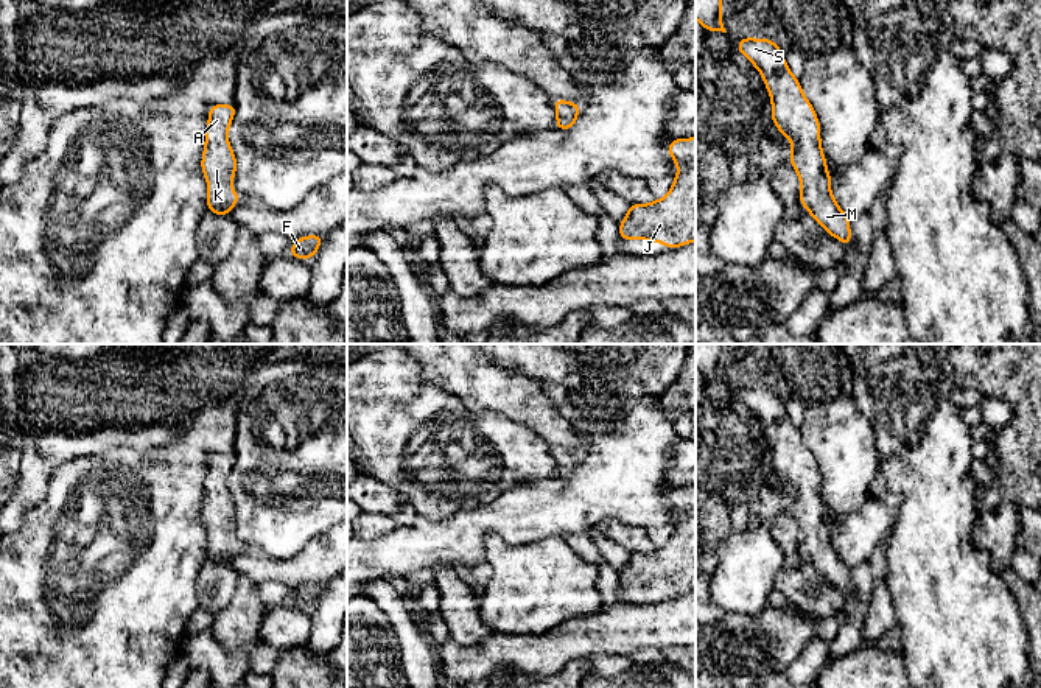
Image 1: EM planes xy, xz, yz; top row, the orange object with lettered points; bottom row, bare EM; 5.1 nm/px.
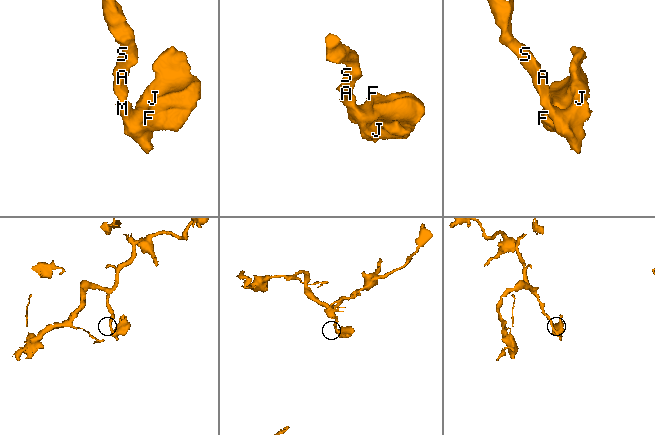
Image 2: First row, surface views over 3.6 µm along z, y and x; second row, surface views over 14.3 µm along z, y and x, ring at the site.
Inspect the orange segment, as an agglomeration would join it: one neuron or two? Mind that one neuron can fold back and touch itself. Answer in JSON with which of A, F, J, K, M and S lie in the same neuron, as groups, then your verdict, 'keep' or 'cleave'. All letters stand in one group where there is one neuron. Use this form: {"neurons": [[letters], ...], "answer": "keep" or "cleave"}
{"neurons": [["A", "F", "J", "K", "M", "S"]], "answer": "keep"}

